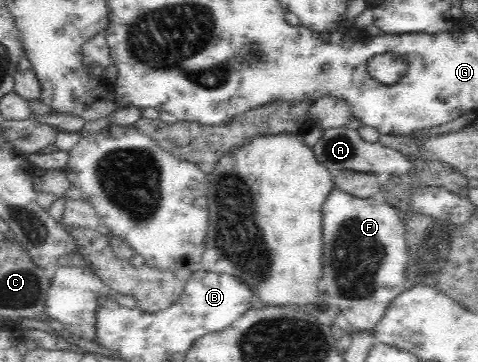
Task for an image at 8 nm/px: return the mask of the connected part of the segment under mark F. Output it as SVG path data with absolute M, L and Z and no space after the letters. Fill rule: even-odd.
M333 187L322 207L323 262L319 286L328 294L329 304L339 307L340 320L345 326L371 331L381 320L389 304L404 290L407 266L406 227L397 208L389 203L377 204L372 197L360 200Z

